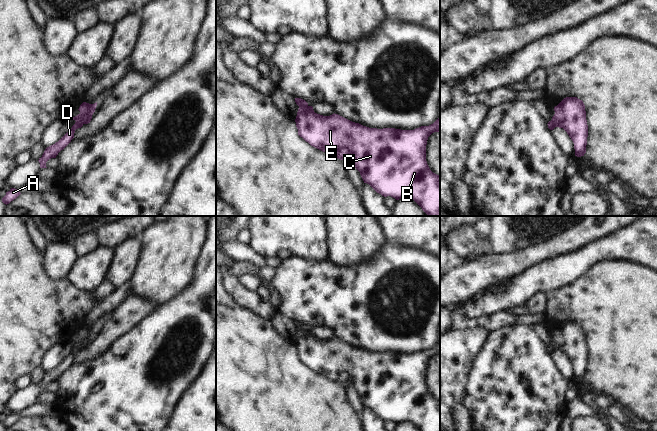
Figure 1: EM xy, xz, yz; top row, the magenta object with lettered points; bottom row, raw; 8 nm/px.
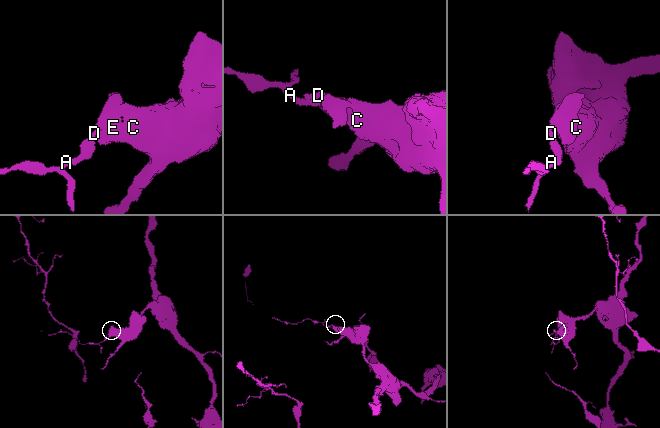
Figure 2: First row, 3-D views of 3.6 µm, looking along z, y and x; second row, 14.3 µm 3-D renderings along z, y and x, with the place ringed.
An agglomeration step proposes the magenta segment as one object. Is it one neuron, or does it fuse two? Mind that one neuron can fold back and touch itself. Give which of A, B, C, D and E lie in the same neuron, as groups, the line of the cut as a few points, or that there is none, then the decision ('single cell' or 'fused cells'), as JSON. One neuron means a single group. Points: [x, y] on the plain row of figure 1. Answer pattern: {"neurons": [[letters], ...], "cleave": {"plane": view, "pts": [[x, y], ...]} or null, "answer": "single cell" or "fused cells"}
{"neurons": [["A", "D"], ["B", "C", "E"]], "cleave": {"plane": "xz", "pts": [[307, 329], [299, 332]]}, "answer": "fused cells"}

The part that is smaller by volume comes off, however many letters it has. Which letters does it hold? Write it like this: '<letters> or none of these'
A, D

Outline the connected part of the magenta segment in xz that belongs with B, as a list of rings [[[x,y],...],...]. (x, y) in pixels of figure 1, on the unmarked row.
[[[312,330],[298,333],[295,343],[298,359],[311,370],[340,384],[347,384],[356,392],[364,405],[377,417],[384,421],[391,420],[396,424],[411,422],[420,431],[440,431],[440,400],[433,397],[426,385],[426,369],[428,361],[434,356],[440,356],[440,343],[429,350],[421,350],[414,354],[395,352],[369,352],[352,346],[338,338],[323,340],[314,336]]]

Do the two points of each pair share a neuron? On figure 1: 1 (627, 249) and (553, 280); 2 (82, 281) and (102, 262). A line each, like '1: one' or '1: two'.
1: one
2: one

